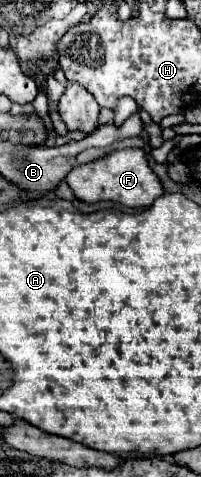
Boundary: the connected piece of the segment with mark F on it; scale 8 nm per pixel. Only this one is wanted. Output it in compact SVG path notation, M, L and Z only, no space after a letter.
M140 148L120 150L92 164L74 166L66 176L66 182L72 188L74 196L86 204L110 200L110 202L120 202L128 208L142 208L142 206L150 206L158 196L164 194L158 176L146 164L146 156Z

